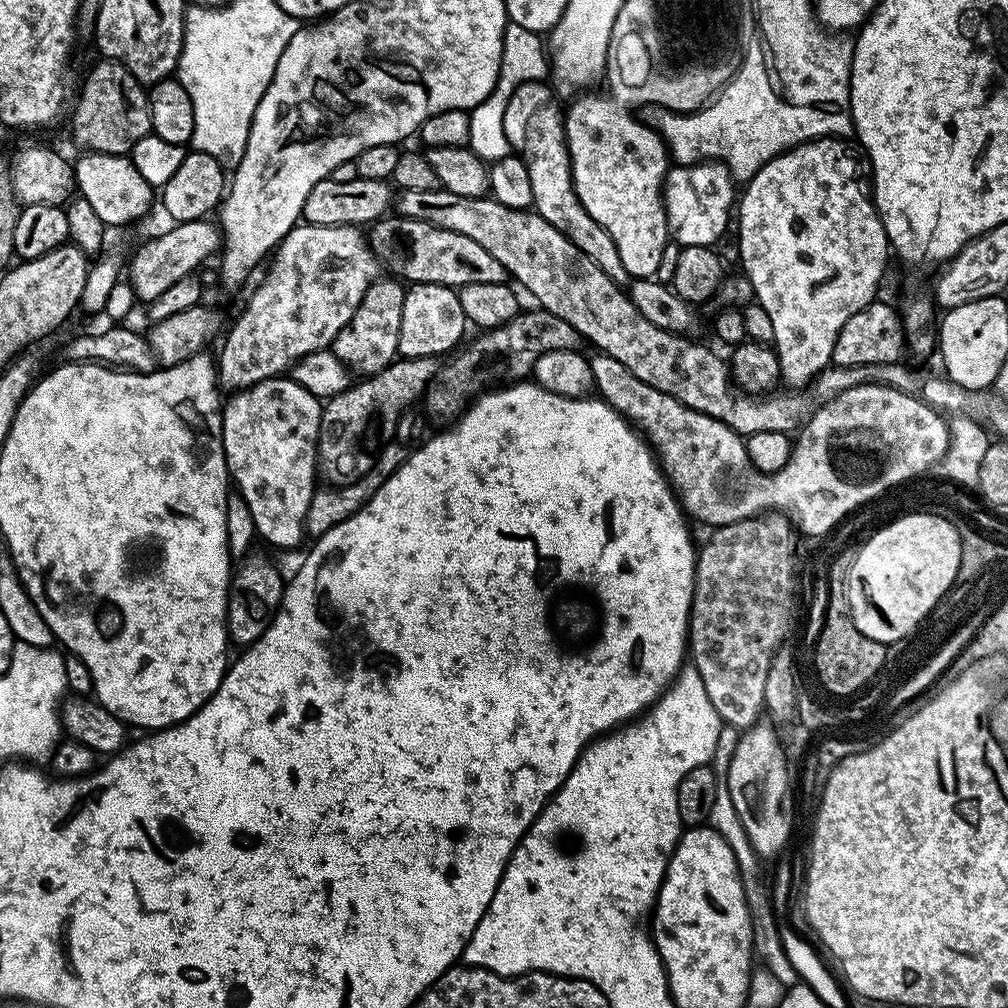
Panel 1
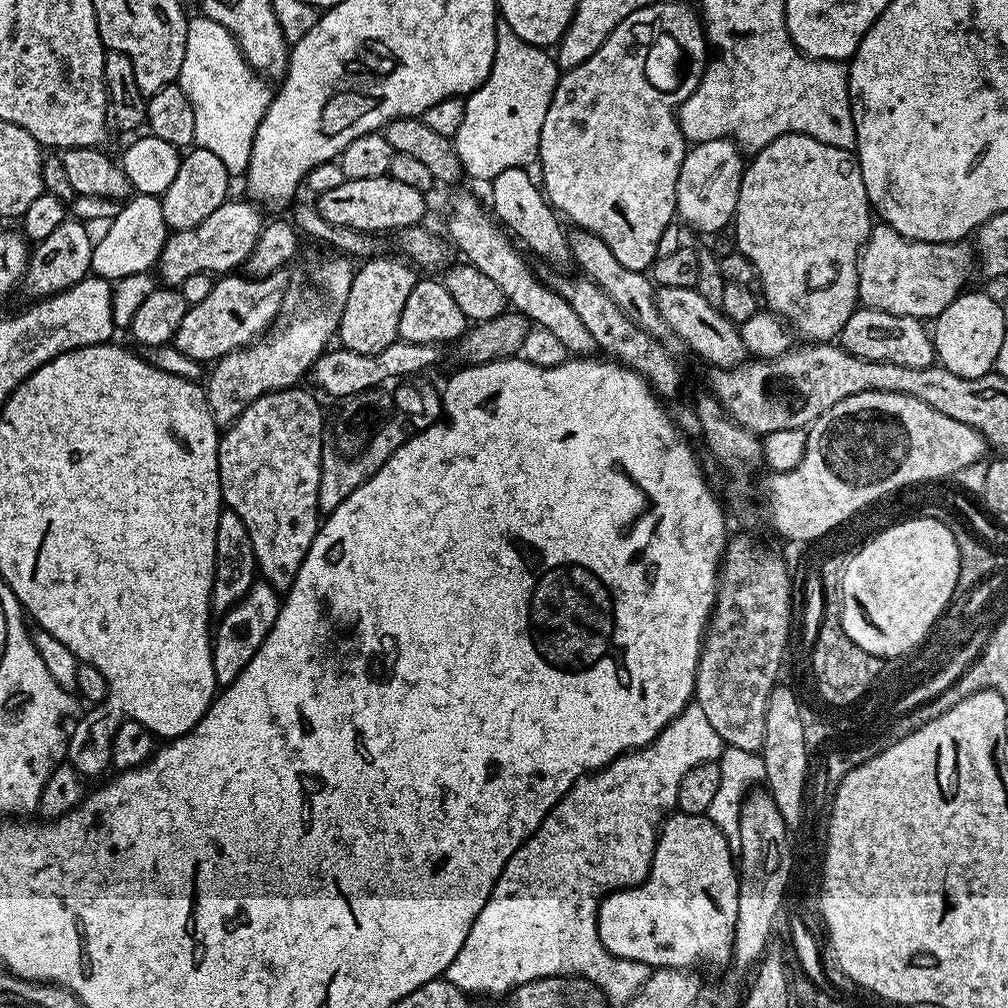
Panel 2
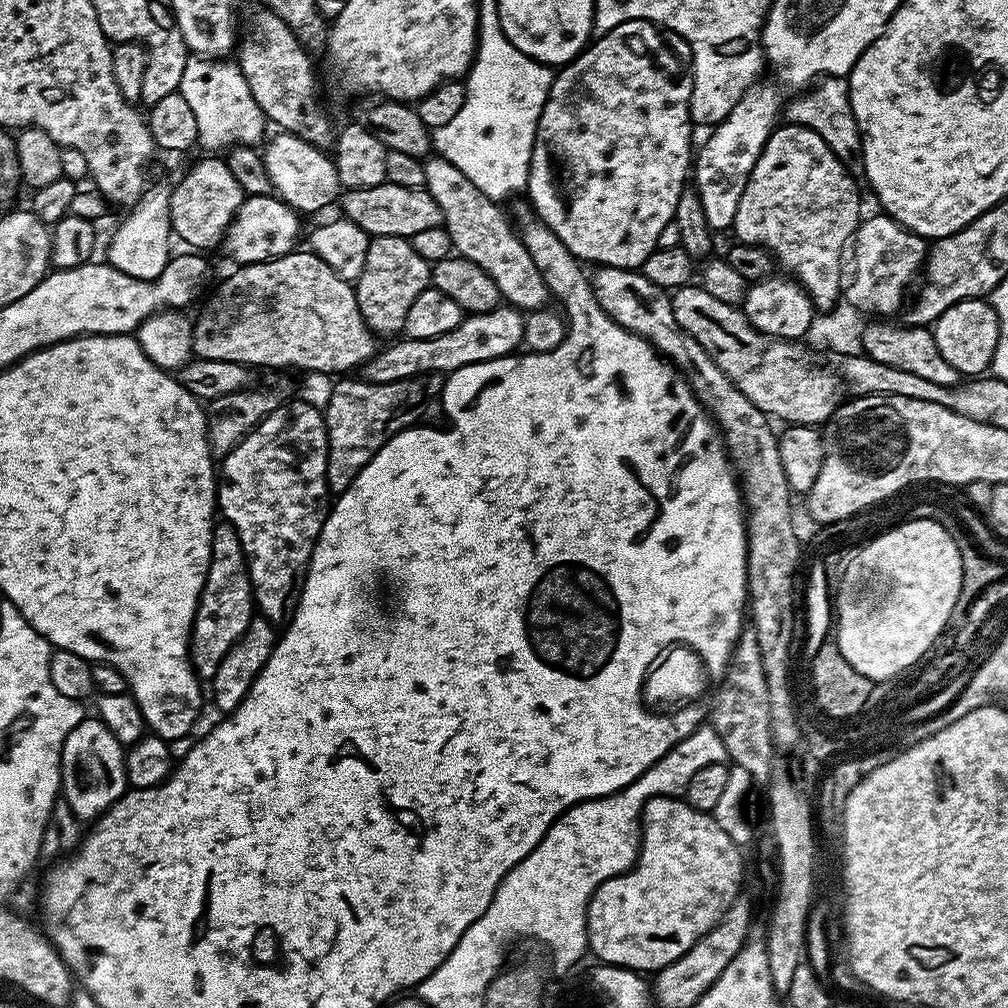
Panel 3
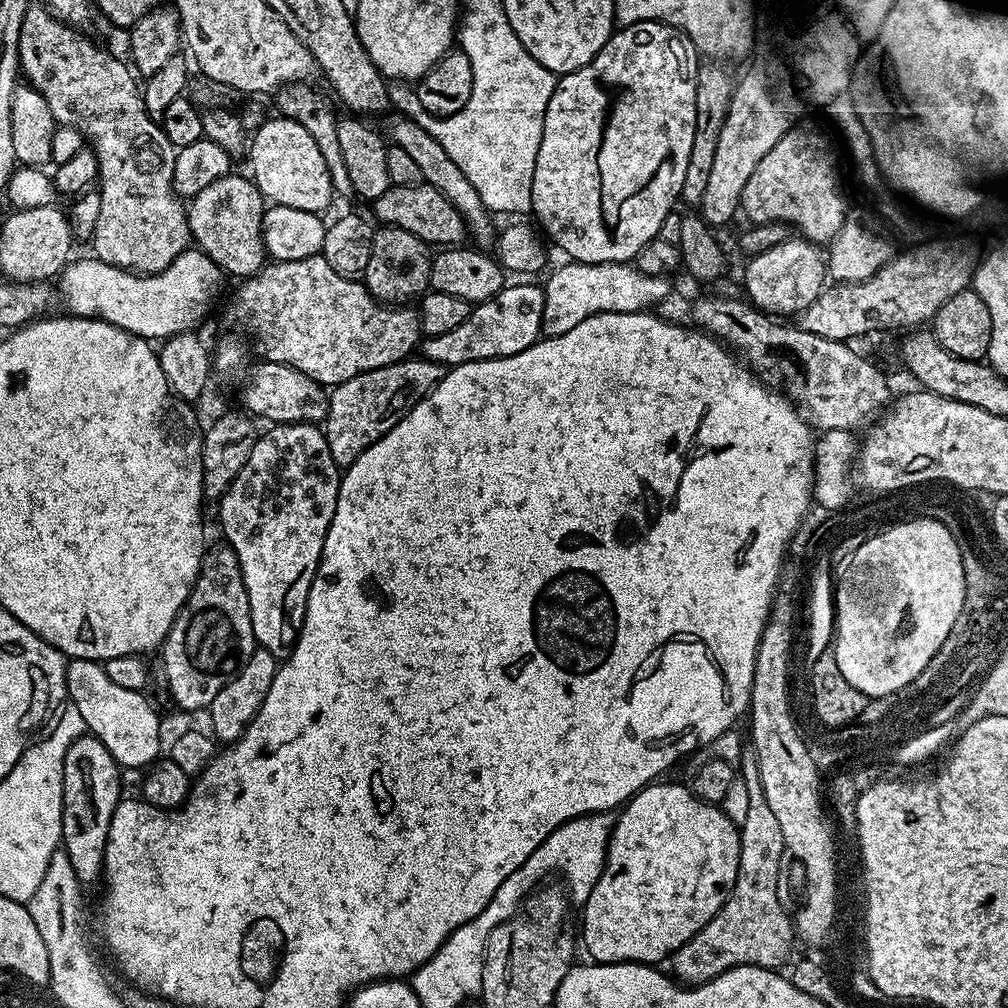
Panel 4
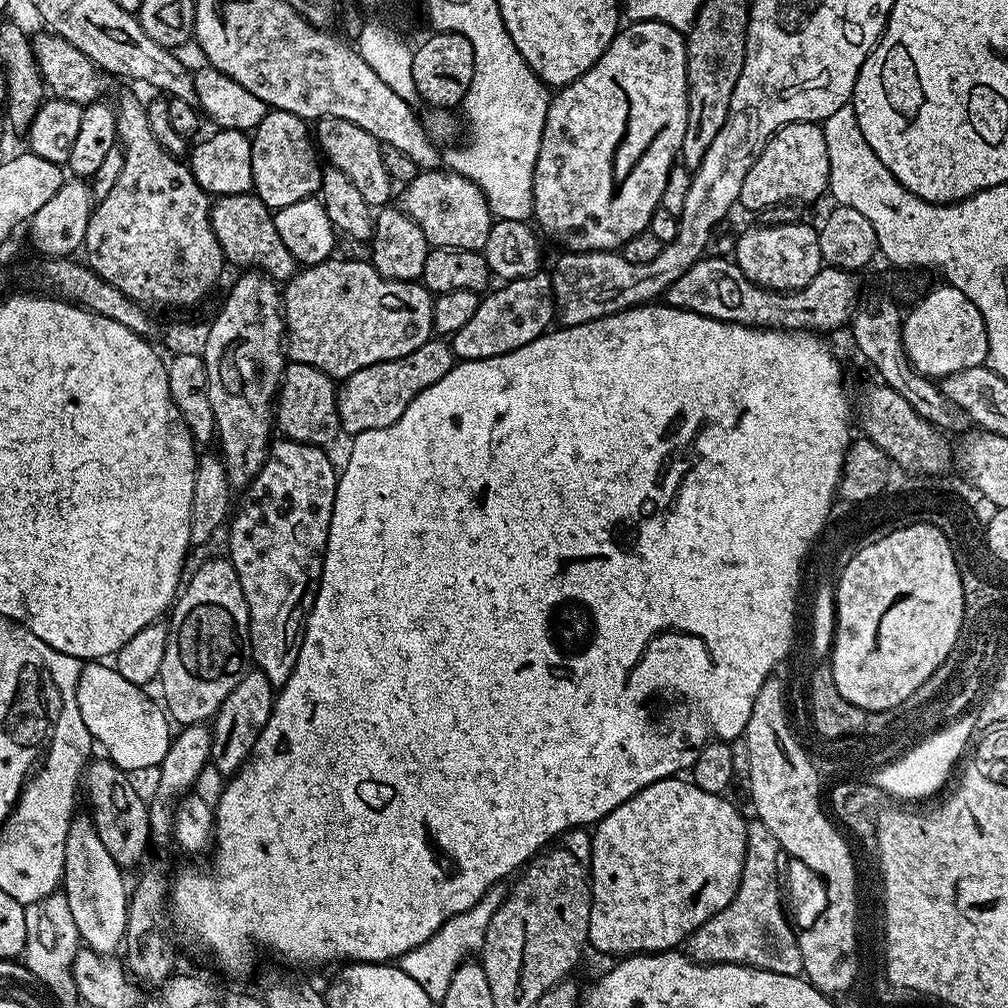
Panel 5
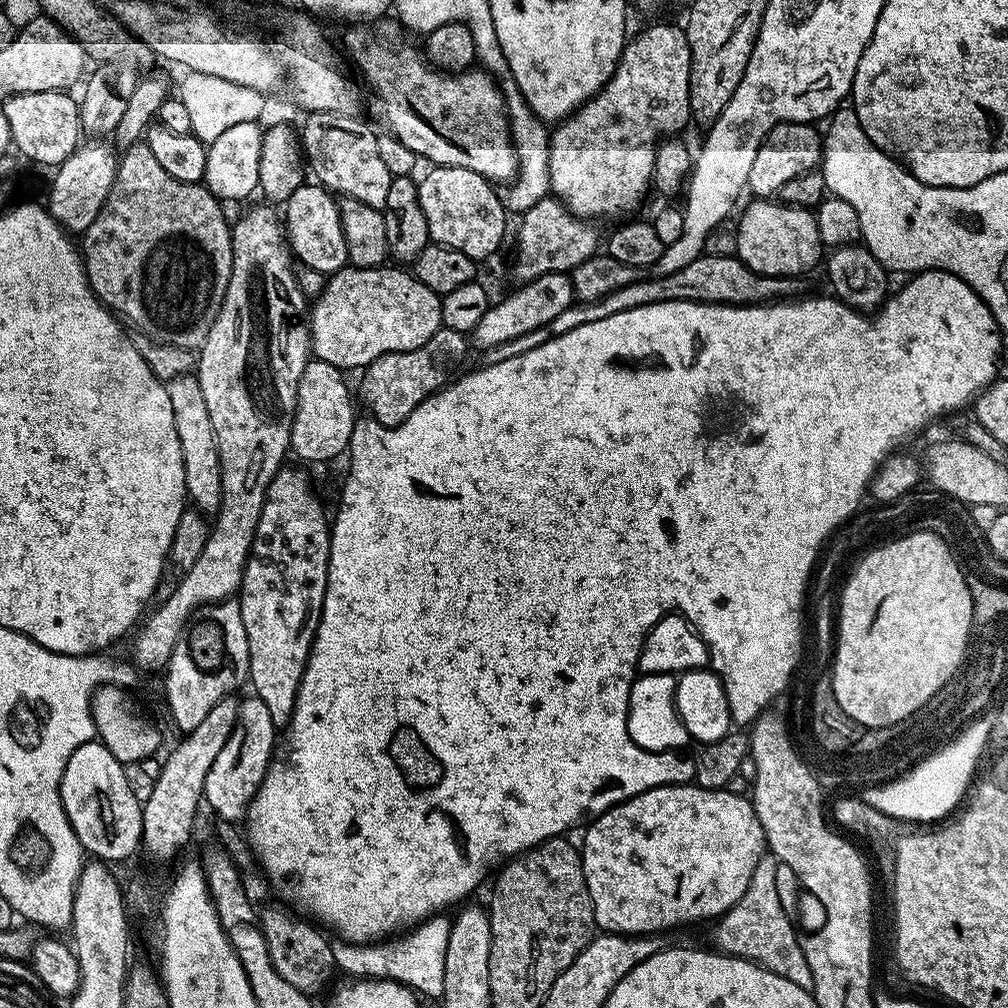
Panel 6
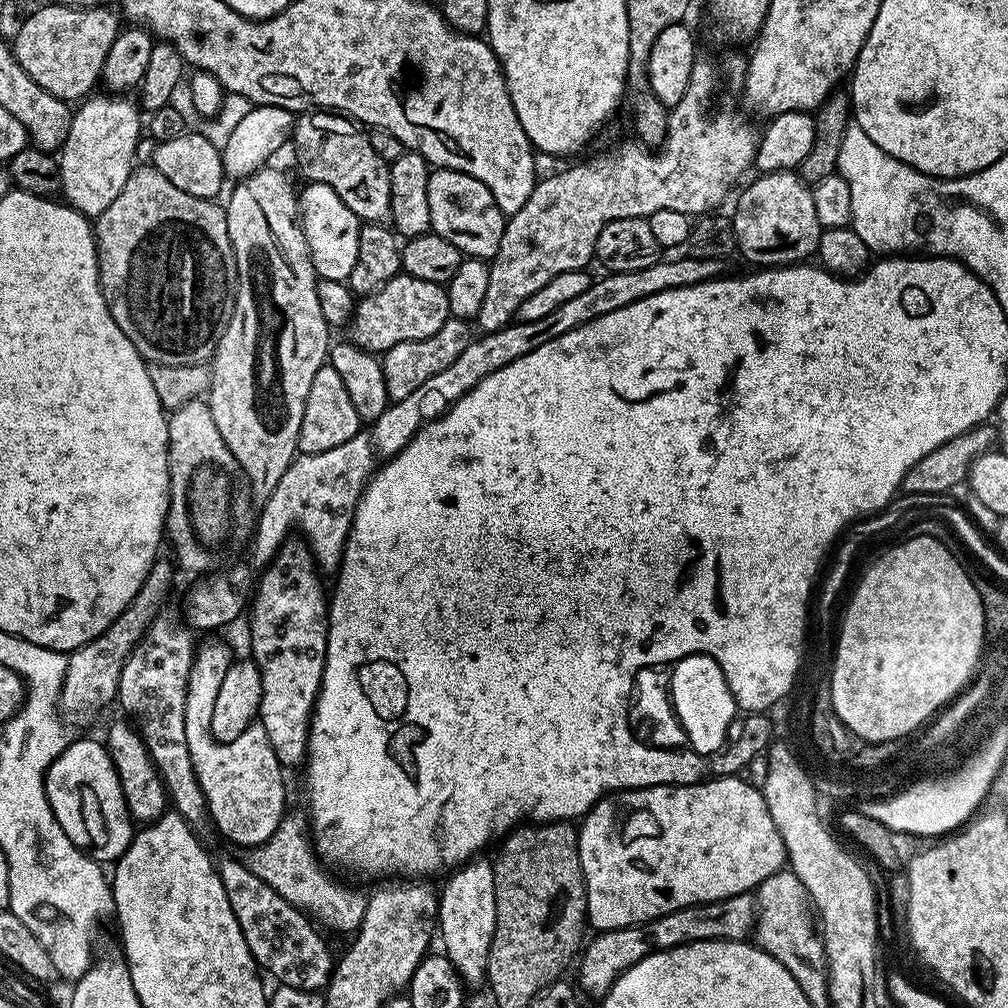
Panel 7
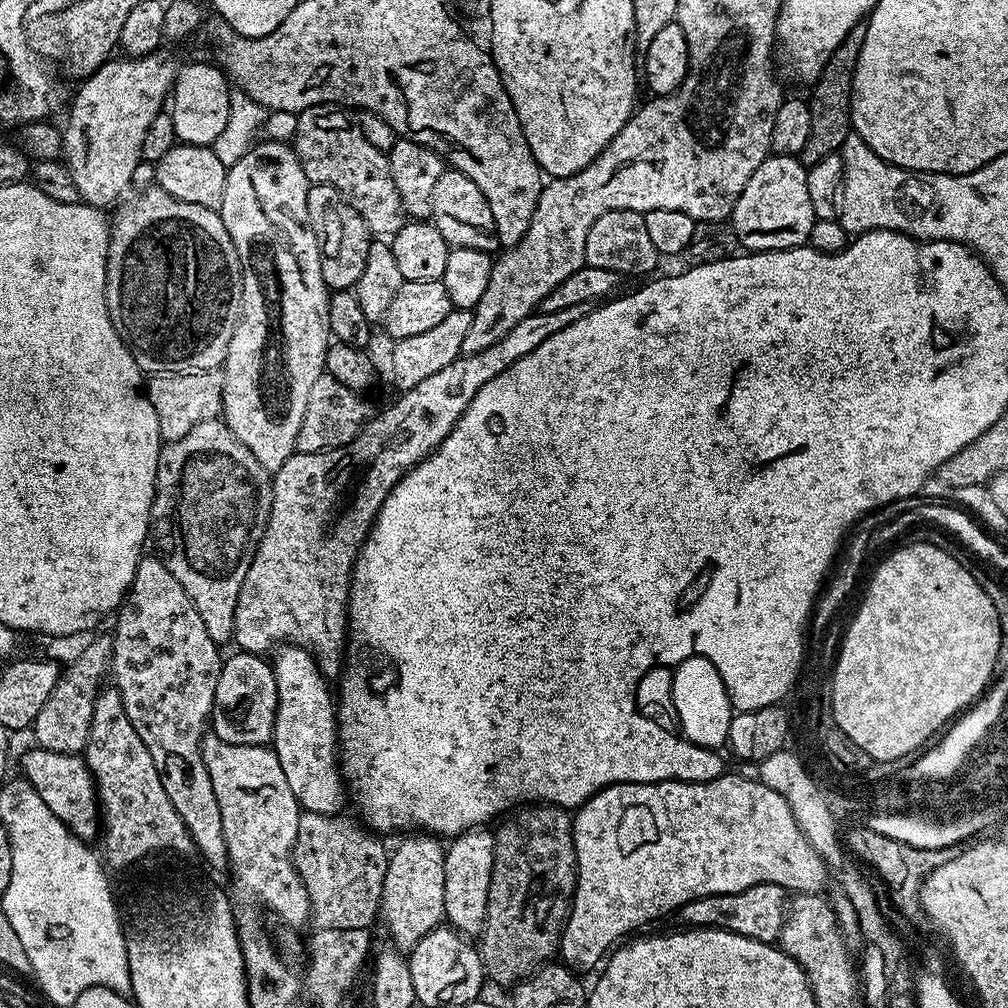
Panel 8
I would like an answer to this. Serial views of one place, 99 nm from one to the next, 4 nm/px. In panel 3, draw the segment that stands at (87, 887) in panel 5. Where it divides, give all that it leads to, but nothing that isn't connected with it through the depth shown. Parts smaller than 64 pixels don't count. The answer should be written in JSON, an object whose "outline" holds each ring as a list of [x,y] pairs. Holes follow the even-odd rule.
{"outline":[[[85,718],[66,734],[60,755],[60,790],[63,803],[70,806],[80,822],[95,822],[118,798],[129,791],[130,781],[124,765],[125,745],[99,718]]]}

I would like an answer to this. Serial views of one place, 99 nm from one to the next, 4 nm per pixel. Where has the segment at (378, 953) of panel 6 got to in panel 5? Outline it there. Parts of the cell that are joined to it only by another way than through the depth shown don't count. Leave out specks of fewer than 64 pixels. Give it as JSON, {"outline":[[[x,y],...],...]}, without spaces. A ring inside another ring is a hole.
{"outline":[[[497,886],[490,891],[470,910],[450,918],[440,927],[422,946],[410,950],[405,956],[400,957],[398,961],[399,968],[414,978],[426,994],[434,1002],[439,1002],[446,998],[446,990],[450,987],[450,978],[454,978],[456,969],[465,963],[469,958],[481,951],[484,947],[484,935],[490,926],[490,918],[498,910],[498,906],[504,901],[506,892],[503,887]]]}

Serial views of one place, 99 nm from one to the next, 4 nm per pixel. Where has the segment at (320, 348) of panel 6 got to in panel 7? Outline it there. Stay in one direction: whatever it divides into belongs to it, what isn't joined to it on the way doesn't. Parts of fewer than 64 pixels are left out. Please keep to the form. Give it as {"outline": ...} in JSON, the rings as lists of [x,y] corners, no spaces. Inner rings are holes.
{"outline":[[[401,274],[386,282],[377,292],[363,297],[355,305],[351,339],[357,347],[367,352],[383,354],[398,346],[398,342],[430,338],[430,334],[442,330],[449,318],[445,285],[422,282],[422,278]]]}

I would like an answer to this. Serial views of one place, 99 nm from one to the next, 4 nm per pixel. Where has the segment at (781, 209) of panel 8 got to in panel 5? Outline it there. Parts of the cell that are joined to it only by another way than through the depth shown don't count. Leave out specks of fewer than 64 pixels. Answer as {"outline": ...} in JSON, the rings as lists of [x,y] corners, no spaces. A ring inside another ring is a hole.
{"outline":[[[810,224],[755,226],[741,231],[736,237],[734,259],[742,274],[746,274],[746,278],[758,286],[779,292],[793,292],[806,286],[806,282],[810,282],[810,278],[814,278],[814,274],[818,274],[824,264],[818,246],[820,233]]]}

